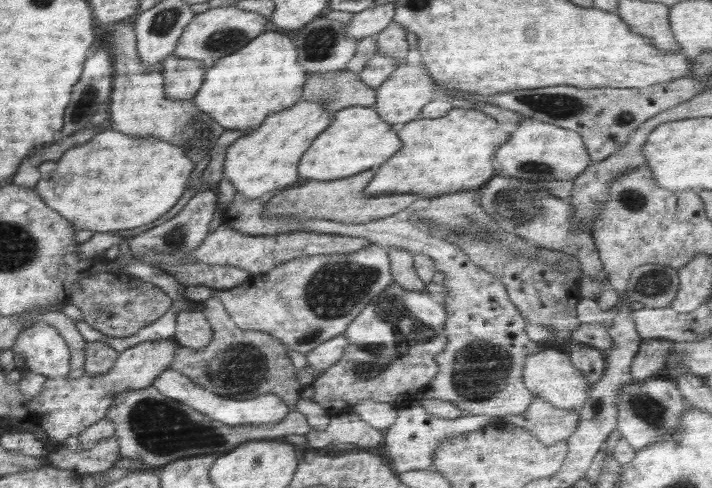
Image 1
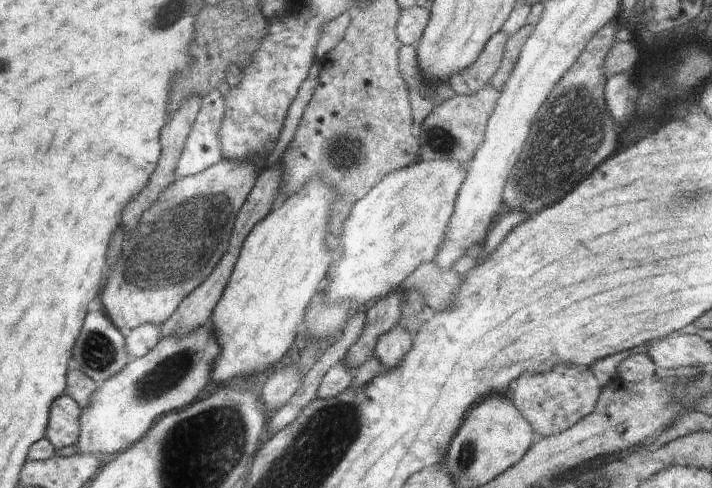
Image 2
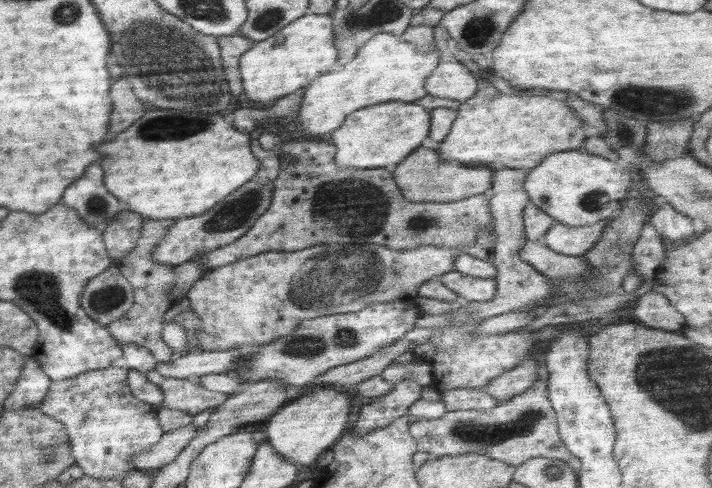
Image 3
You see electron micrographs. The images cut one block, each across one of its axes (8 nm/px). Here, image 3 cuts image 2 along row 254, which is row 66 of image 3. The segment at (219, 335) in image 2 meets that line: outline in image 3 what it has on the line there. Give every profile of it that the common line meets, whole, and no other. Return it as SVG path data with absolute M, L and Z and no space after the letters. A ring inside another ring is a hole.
M306 14L243 52L239 58L239 70L246 98L262 106L274 104L282 97L308 87L335 68L337 50L332 27L330 14Z

